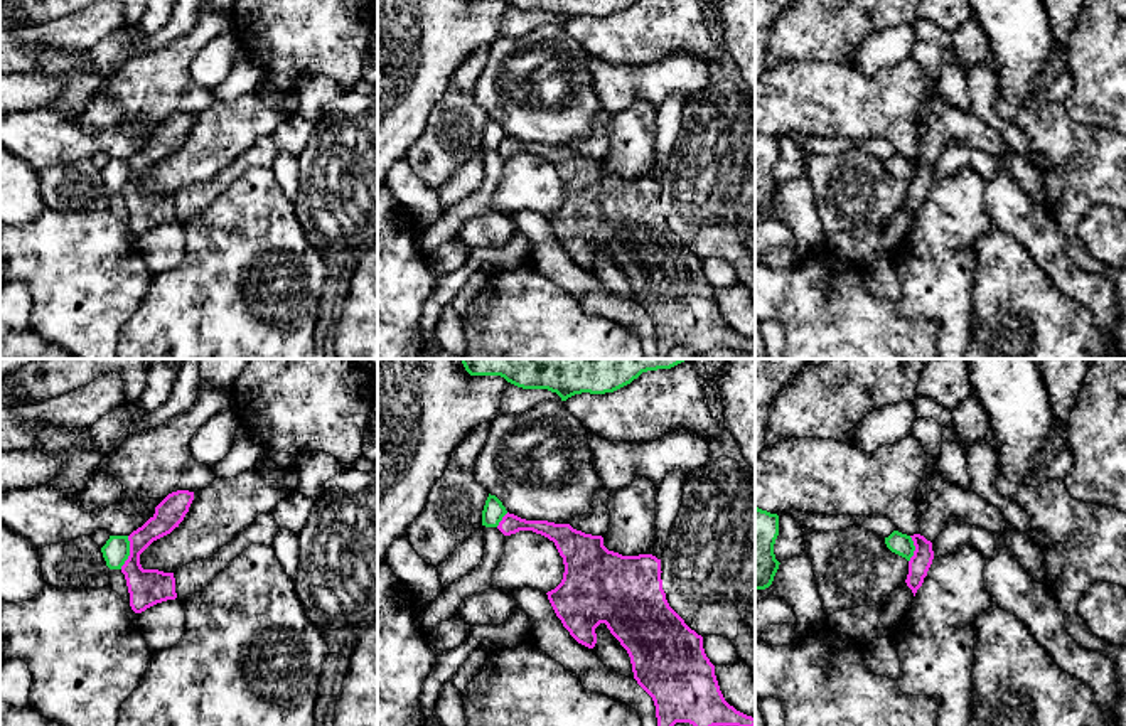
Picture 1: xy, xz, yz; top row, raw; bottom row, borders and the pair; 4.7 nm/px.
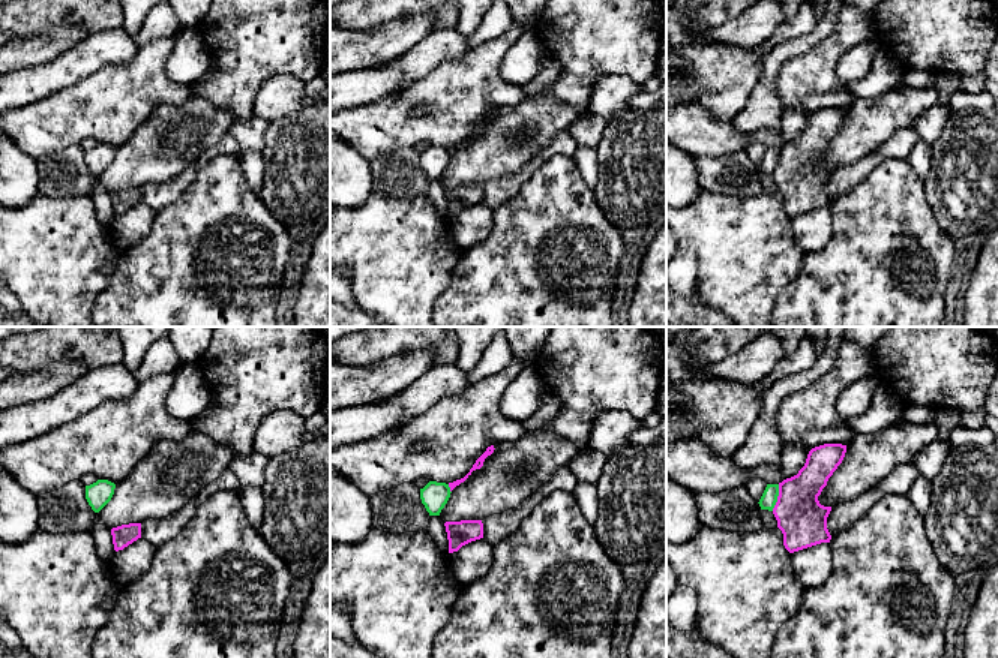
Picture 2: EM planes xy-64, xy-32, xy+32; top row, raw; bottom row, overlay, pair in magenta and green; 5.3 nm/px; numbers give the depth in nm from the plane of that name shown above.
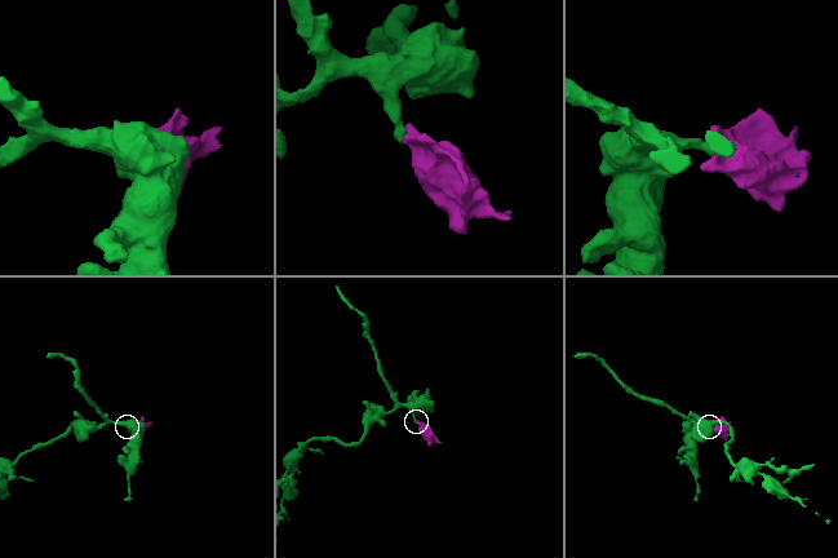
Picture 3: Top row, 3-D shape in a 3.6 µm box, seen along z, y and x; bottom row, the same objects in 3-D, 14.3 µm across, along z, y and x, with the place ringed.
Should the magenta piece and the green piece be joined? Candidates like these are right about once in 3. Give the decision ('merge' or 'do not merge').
do not merge

